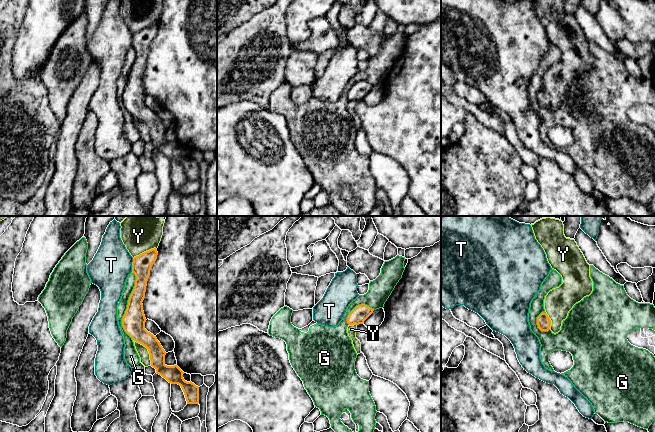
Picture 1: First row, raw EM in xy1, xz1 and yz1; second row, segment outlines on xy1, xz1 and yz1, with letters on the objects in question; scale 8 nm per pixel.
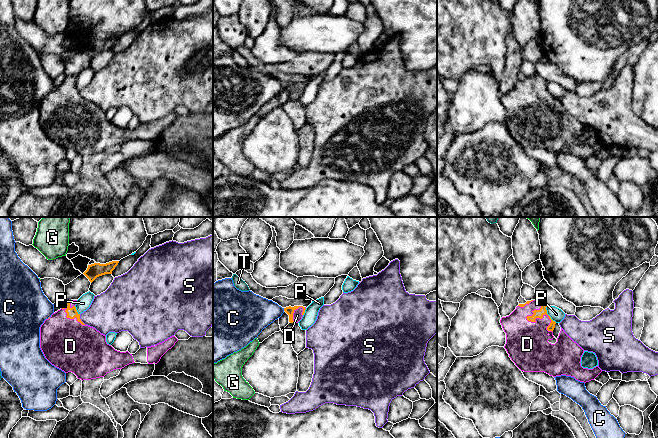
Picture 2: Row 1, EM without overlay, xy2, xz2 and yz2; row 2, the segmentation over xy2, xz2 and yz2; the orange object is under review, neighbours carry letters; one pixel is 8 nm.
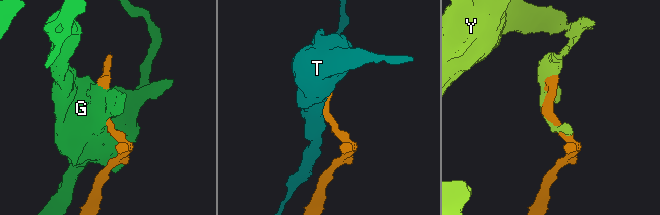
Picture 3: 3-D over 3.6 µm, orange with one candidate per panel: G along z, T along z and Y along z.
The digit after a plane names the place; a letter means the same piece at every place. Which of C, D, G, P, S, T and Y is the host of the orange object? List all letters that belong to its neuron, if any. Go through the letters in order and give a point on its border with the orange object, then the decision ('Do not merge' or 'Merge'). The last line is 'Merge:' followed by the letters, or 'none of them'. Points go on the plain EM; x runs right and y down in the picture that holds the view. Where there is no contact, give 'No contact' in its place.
C: Touches orange at xz2 (284, 85). Do not merge
D: Touches orange at yz2 (535, 94). Merge
G: Touches orange at xy1 (127, 82). Do not merge
P: Touches orange at yz2 (548, 91). Do not merge
S: Touches orange at xy2 (80, 95). Do not merge
T: Touches orange at xy1 (132, 41). Do not merge
Y: Touches orange at xy1 (148, 126). Do not merge
Merge: D

